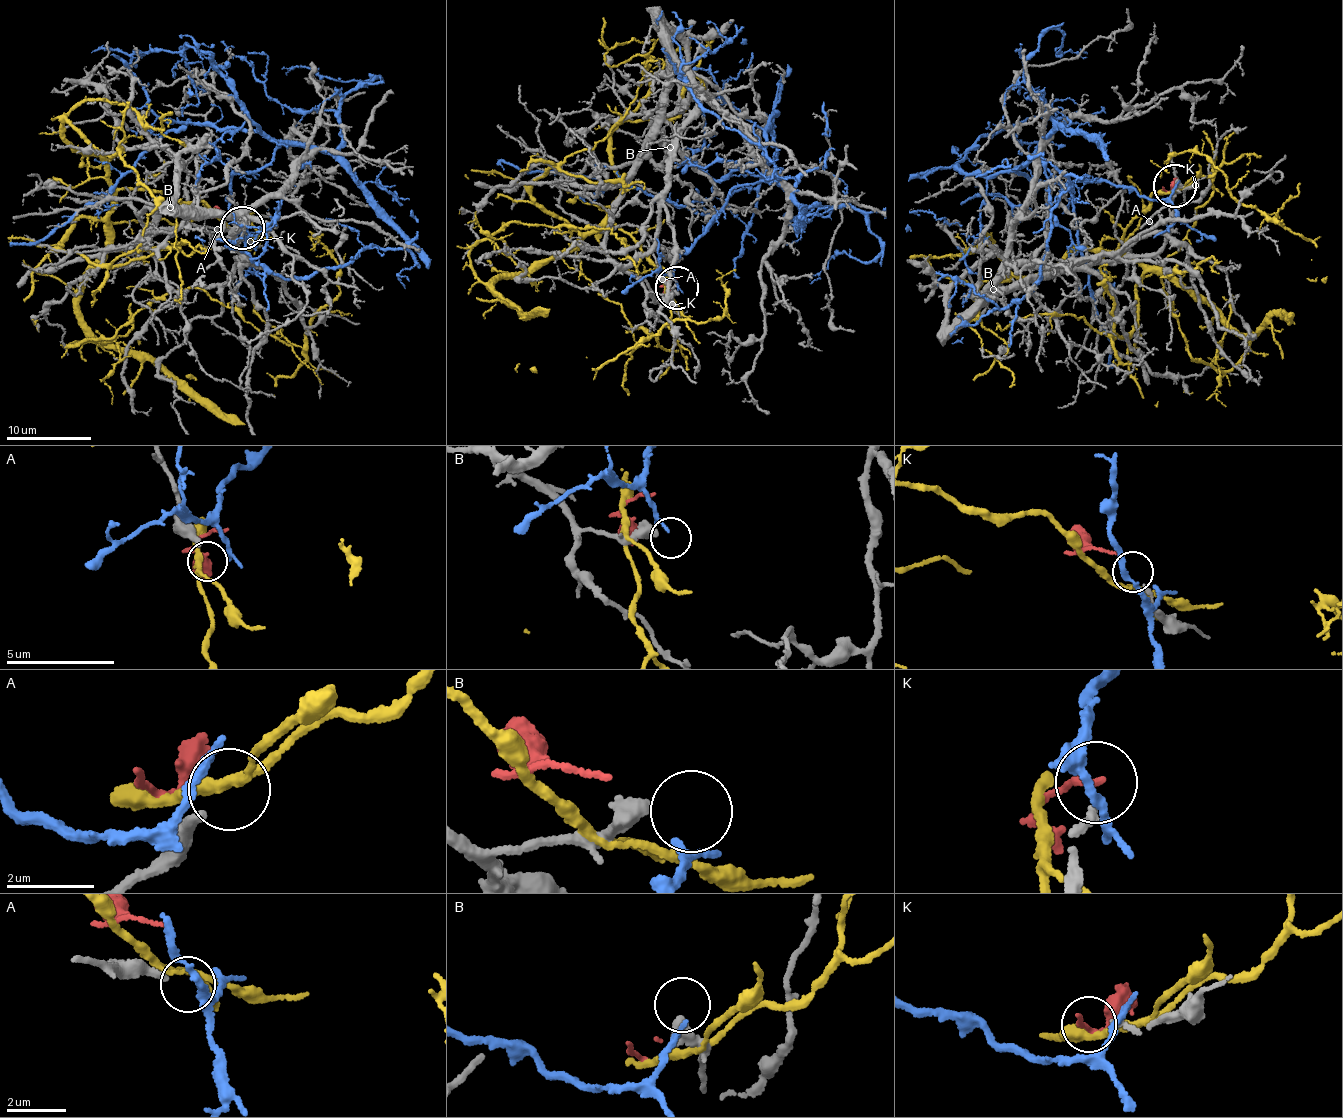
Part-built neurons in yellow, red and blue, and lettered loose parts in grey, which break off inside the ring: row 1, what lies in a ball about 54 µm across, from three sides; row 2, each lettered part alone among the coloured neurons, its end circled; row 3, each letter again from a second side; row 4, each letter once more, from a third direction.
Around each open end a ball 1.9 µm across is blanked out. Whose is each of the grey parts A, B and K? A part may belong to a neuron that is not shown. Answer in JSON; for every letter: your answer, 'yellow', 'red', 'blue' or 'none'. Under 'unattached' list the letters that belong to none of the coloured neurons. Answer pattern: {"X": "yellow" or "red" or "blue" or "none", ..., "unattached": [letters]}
{"A": "none", "B": "none", "K": "none", "unattached": ["A", "B", "K"]}

